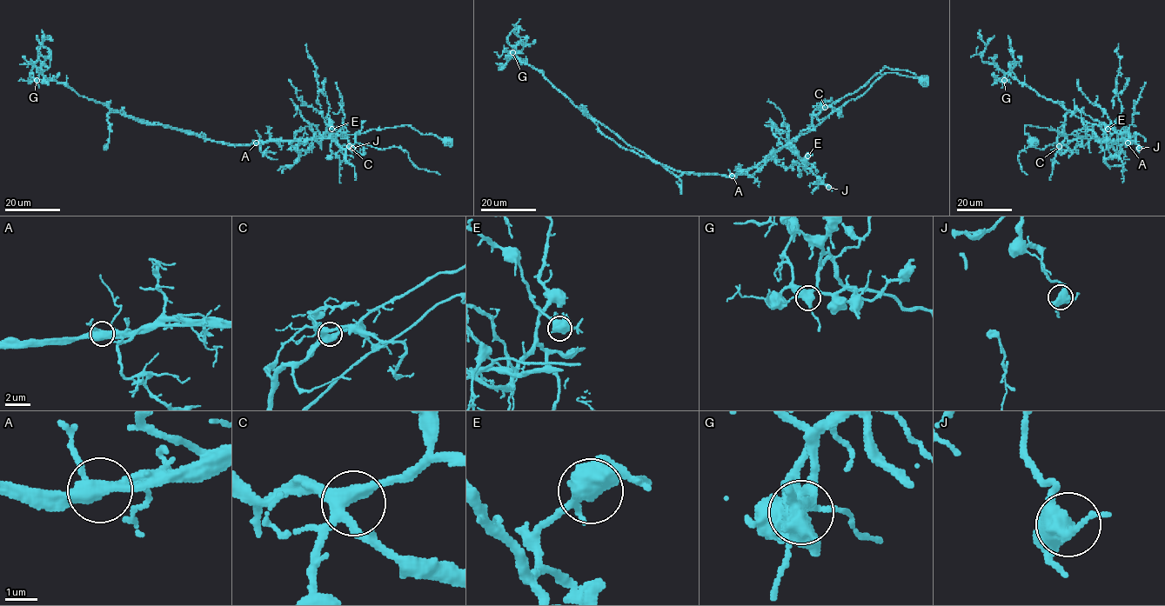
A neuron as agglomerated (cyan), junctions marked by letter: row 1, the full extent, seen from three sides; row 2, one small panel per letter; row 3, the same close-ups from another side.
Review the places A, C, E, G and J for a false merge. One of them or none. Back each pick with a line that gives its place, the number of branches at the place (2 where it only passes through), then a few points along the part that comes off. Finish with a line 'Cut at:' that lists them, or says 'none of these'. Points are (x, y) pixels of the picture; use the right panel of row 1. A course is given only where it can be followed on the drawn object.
A: (1128, 143) | 4 | (1128, 143), (1094, 137), (1042, 149), (1028, 146), (1018, 160), (1027, 175)
Cut at: A

